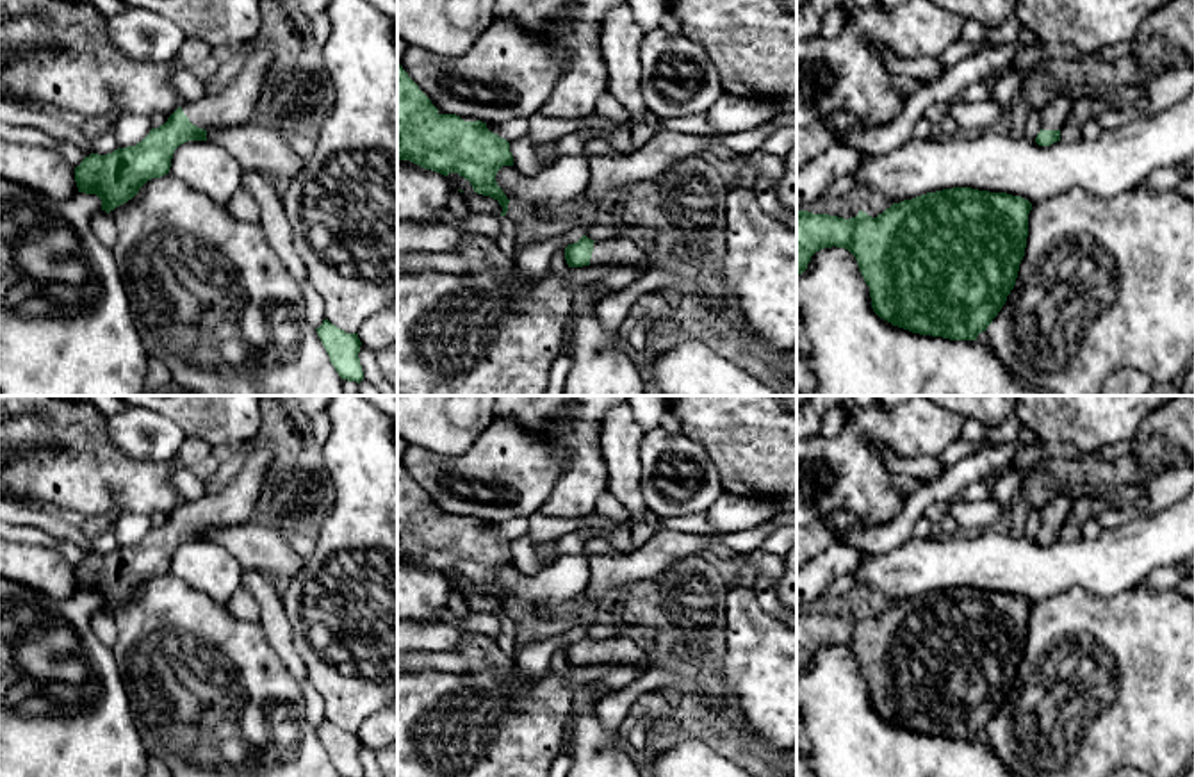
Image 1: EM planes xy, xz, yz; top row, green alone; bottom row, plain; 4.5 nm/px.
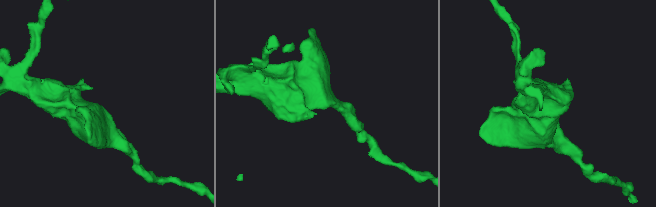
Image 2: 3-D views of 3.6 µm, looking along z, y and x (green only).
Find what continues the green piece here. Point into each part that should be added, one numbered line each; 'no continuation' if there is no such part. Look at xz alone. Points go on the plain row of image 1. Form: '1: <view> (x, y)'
1: xz (617, 651)

